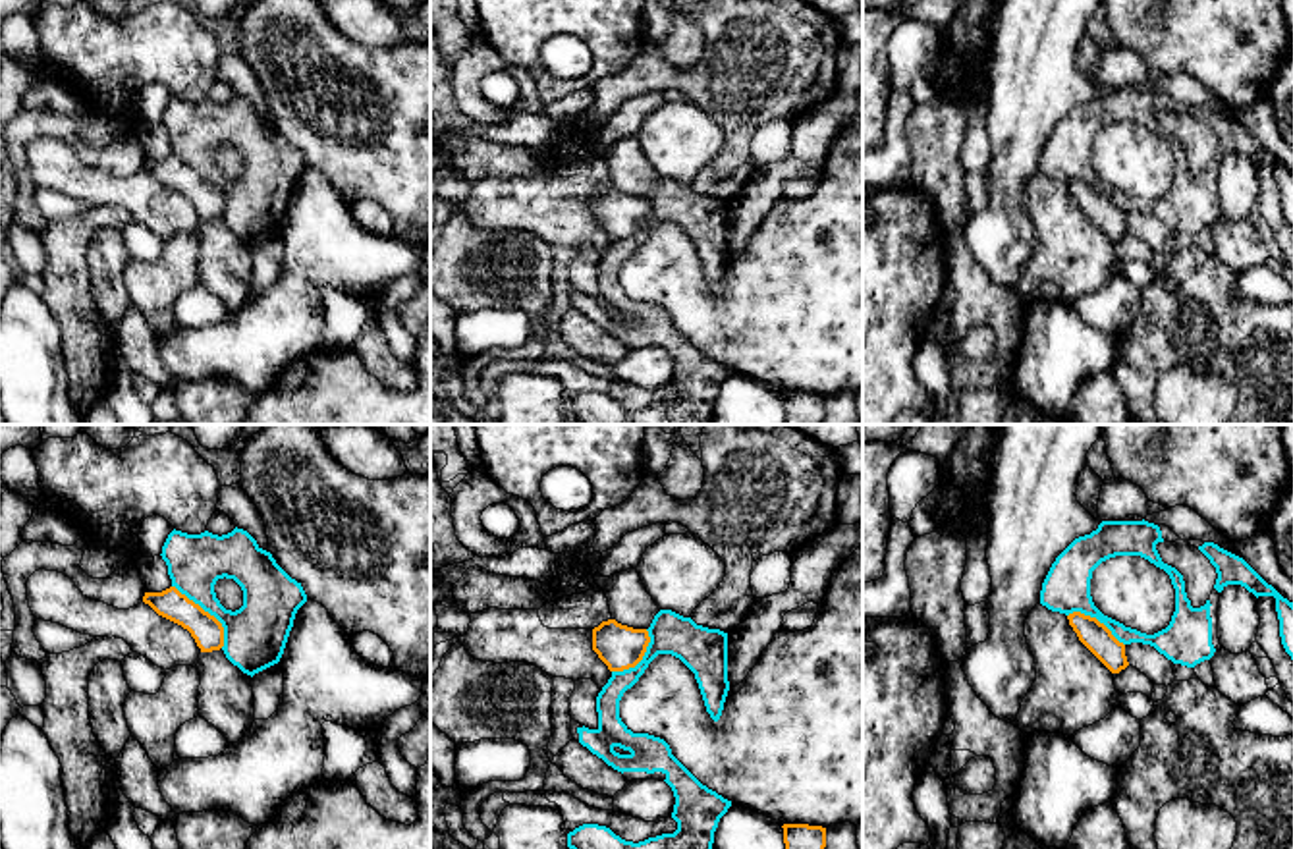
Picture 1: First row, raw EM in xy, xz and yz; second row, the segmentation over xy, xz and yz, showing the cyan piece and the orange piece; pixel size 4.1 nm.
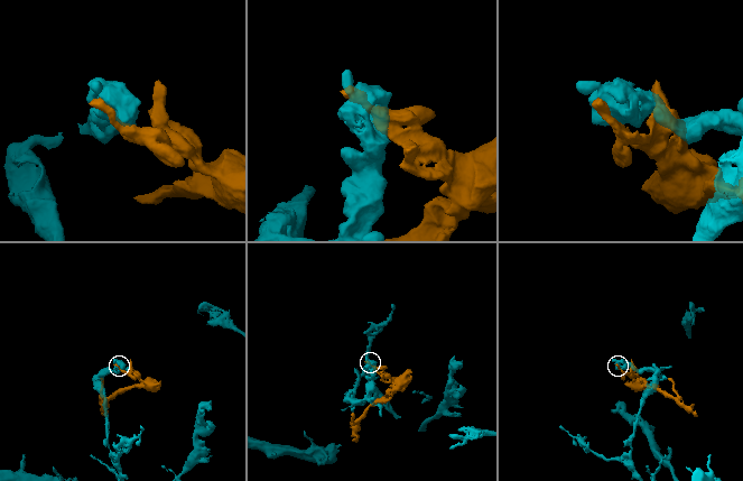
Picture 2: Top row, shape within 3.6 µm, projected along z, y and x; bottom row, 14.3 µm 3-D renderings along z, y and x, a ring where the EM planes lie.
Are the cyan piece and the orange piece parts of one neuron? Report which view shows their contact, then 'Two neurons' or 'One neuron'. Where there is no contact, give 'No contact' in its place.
Touches cyan in xy. Two neurons

